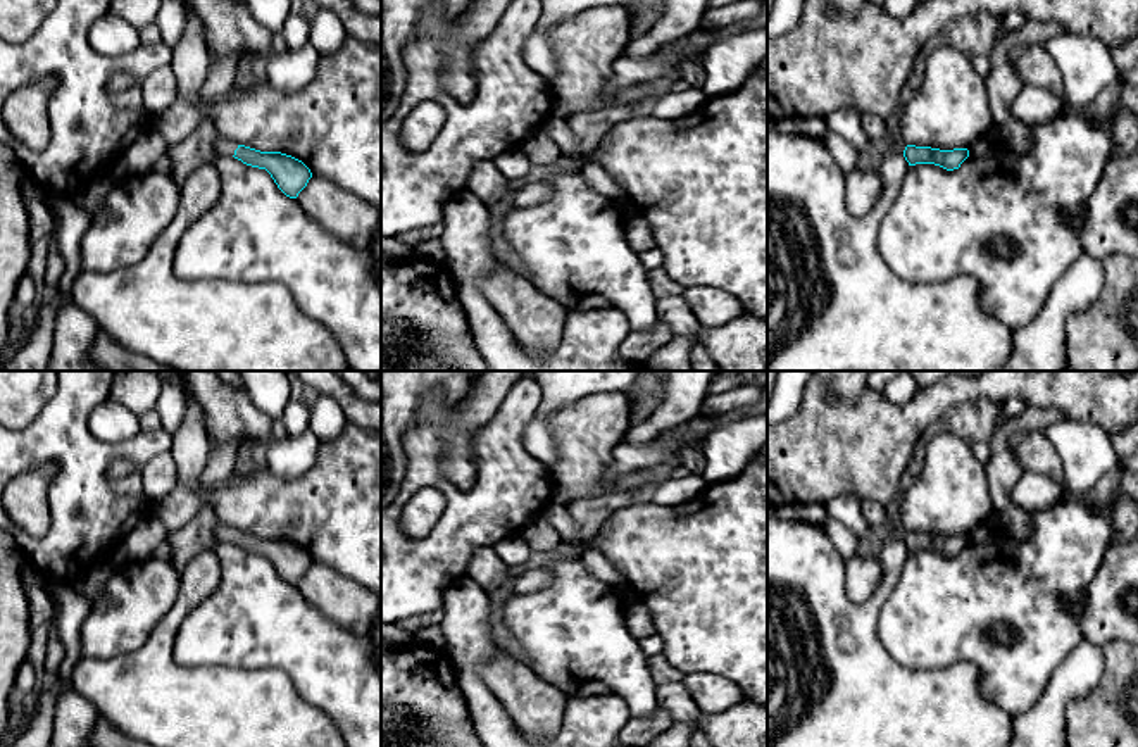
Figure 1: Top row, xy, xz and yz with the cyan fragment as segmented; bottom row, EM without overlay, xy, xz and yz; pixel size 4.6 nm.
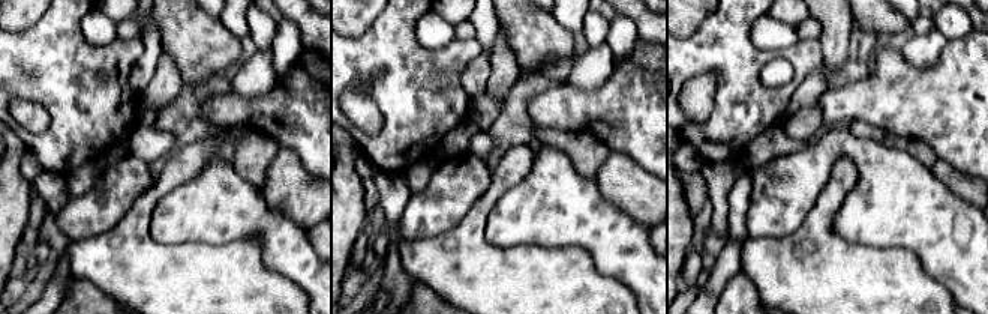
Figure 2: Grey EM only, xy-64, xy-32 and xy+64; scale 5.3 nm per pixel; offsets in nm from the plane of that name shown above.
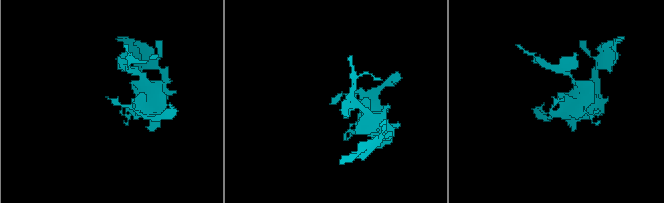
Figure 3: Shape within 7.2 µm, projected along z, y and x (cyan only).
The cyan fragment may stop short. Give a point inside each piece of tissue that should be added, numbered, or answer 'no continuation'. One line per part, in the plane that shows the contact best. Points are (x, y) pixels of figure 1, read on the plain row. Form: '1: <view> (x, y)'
1: xy (225, 533)

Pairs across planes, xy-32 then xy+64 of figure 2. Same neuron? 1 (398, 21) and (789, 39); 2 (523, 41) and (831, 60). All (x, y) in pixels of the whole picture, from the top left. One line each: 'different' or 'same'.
1: different
2: different

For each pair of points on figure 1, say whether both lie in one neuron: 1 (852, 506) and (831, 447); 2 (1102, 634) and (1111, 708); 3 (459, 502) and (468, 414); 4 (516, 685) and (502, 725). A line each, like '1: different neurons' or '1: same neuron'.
1: different neurons
2: different neurons
3: different neurons
4: different neurons

